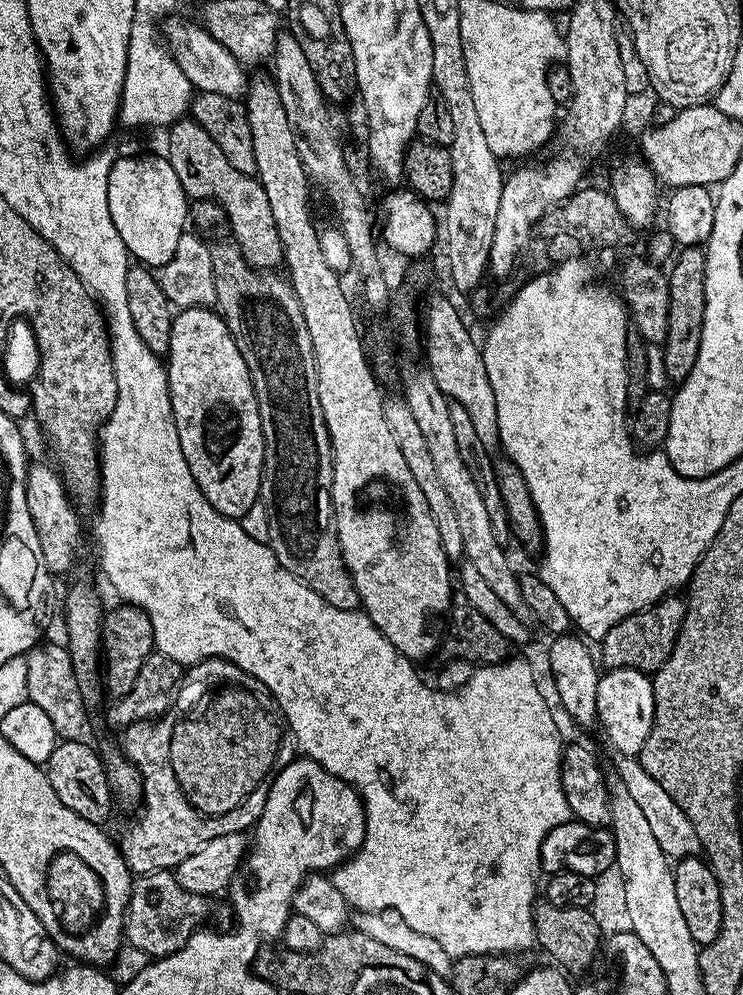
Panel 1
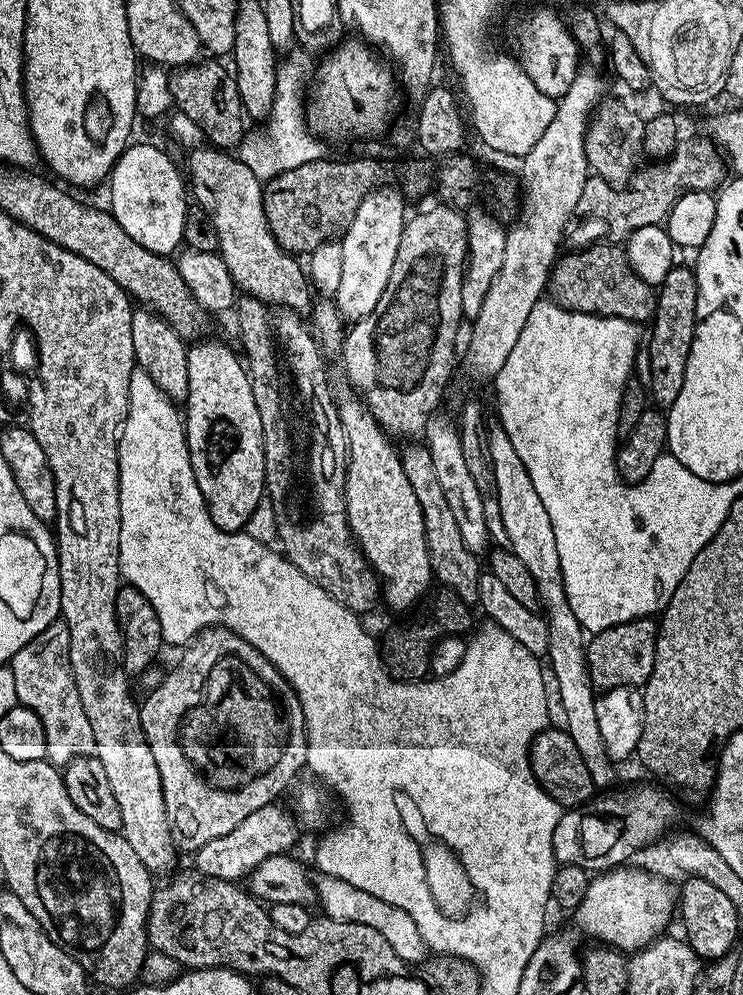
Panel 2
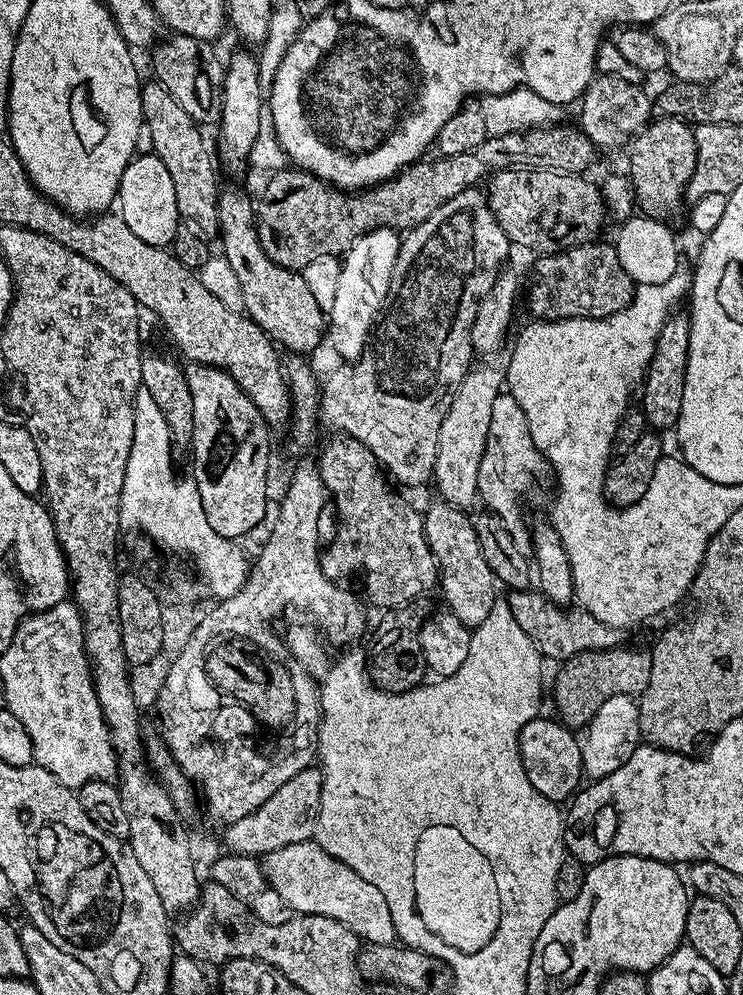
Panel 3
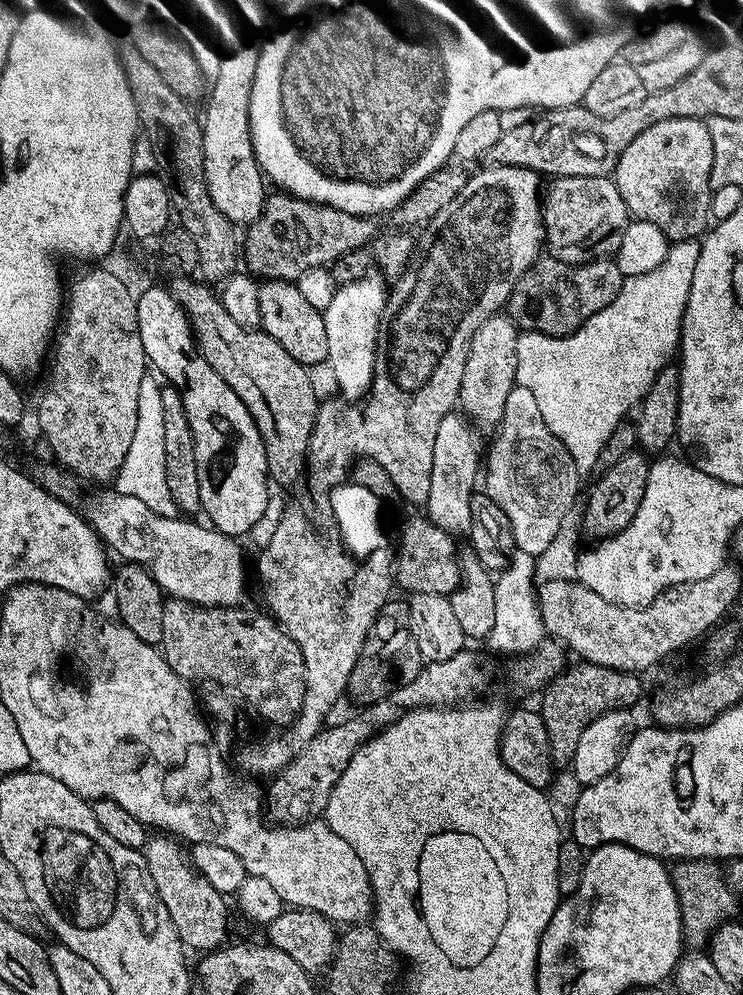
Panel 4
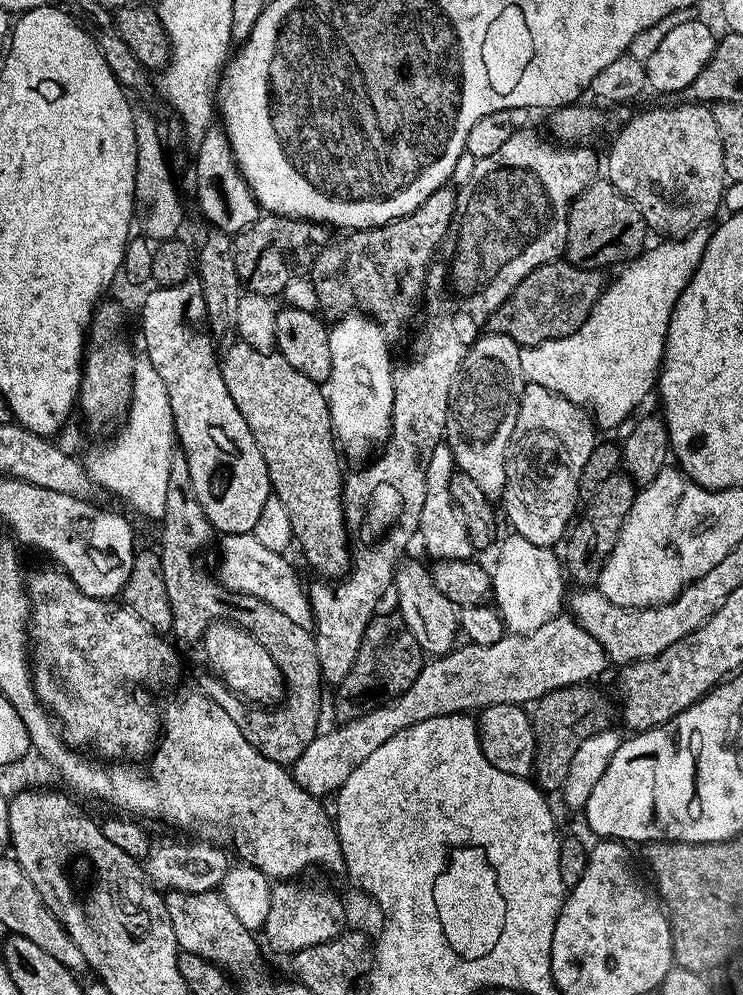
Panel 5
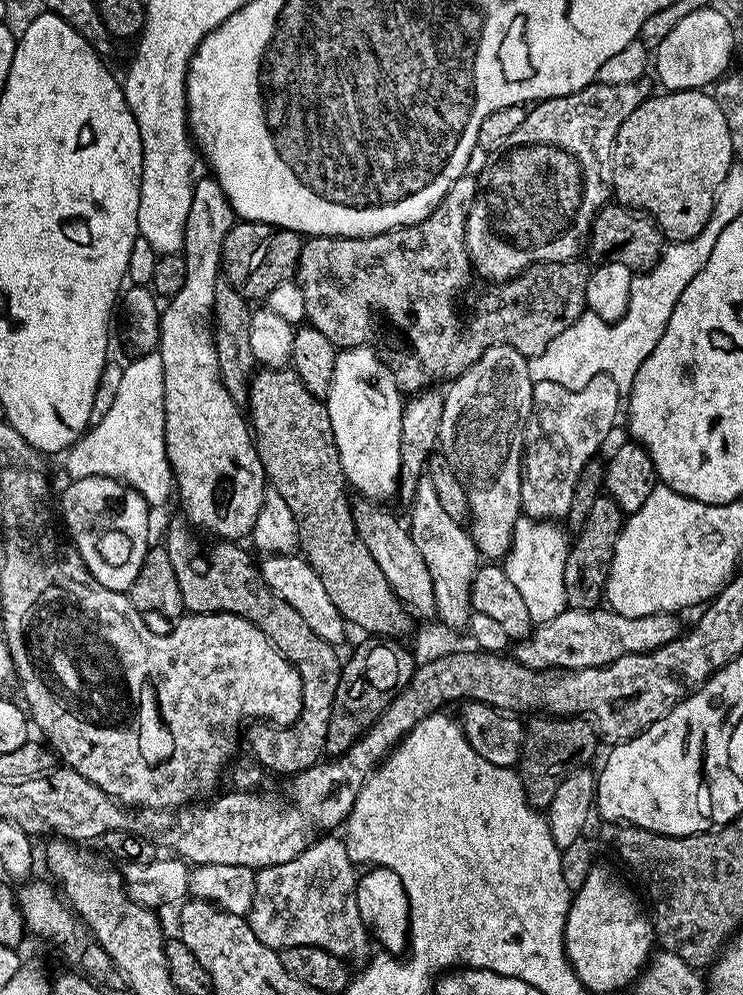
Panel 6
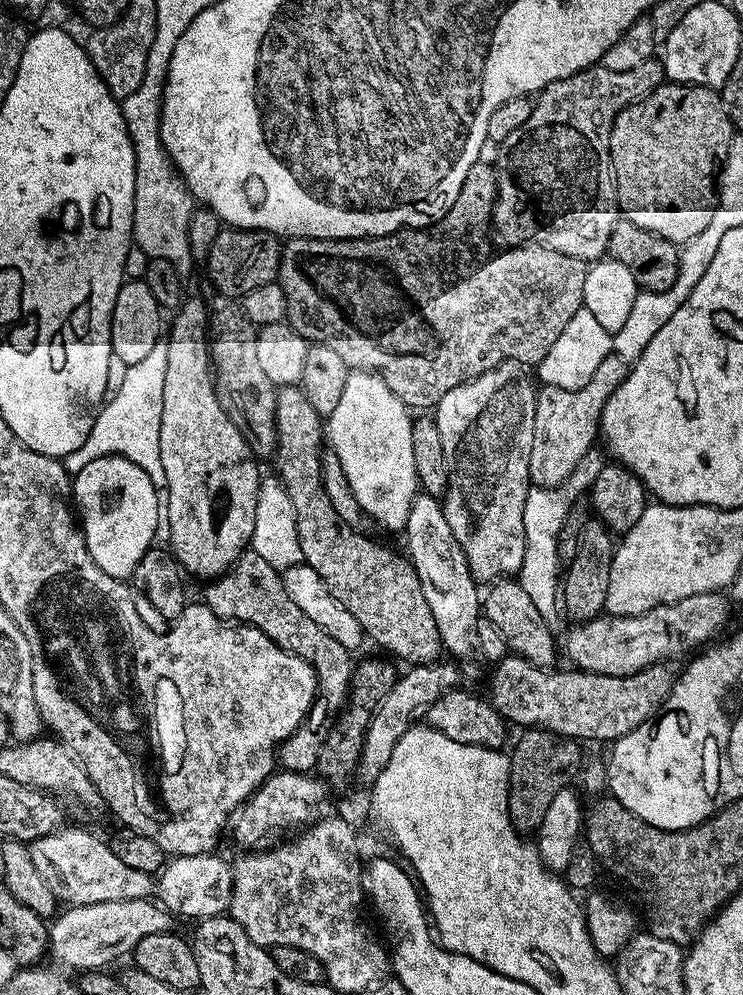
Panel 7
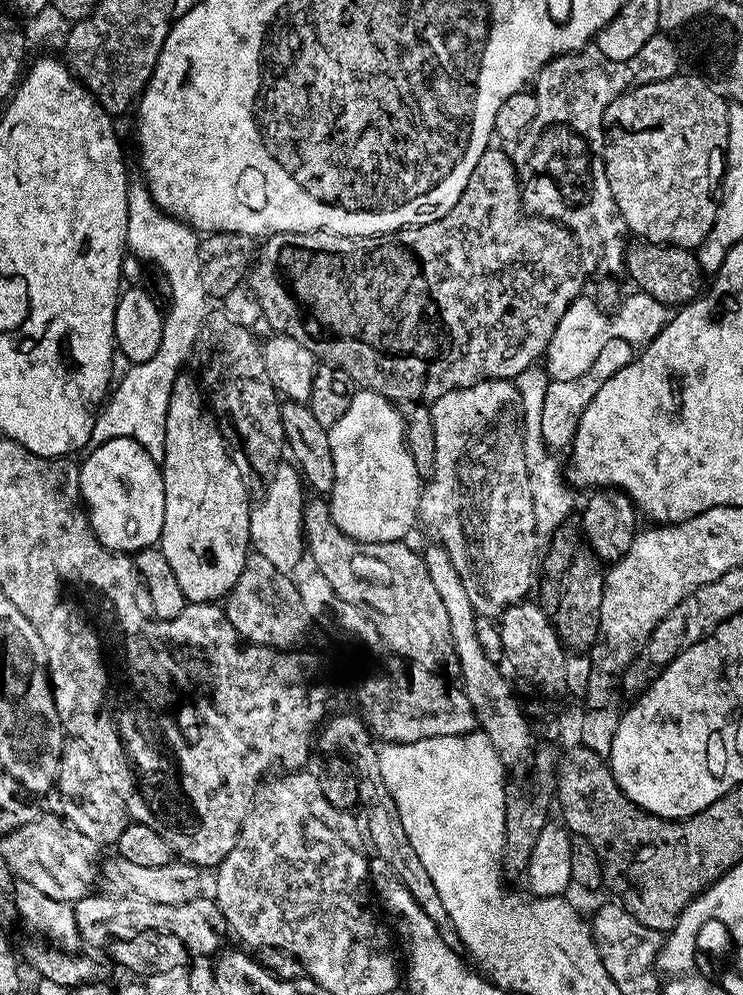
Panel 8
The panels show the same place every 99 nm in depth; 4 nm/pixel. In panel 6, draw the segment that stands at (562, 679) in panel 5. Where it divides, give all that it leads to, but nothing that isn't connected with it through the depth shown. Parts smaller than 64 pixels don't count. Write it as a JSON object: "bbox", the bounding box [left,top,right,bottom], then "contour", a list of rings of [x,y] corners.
{"bbox":[514,606,682,672],"contour":[[[597,606],[591,610],[586,608],[568,608],[558,618],[550,618],[545,624],[539,625],[532,635],[526,640],[521,640],[515,645],[514,659],[527,668],[537,670],[563,670],[577,672],[583,668],[600,668],[603,664],[613,664],[619,656],[630,652],[653,652],[655,648],[666,646],[671,640],[681,635],[682,627],[675,615],[670,612],[659,612],[653,616],[642,618],[626,618],[622,614],[605,610]]]}

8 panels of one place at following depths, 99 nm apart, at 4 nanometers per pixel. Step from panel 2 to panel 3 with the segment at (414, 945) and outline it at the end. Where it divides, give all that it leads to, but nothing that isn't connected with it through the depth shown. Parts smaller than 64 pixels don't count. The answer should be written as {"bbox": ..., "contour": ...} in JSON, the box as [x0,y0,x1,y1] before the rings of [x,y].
{"bbox":[262,839,397,944],"contour":[[[315,839],[298,842],[294,846],[282,846],[282,850],[267,853],[262,867],[267,883],[286,898],[293,913],[325,915],[342,922],[368,944],[397,943],[394,918],[390,918],[390,906],[386,906],[386,898],[382,898],[382,890],[322,850]]]}

